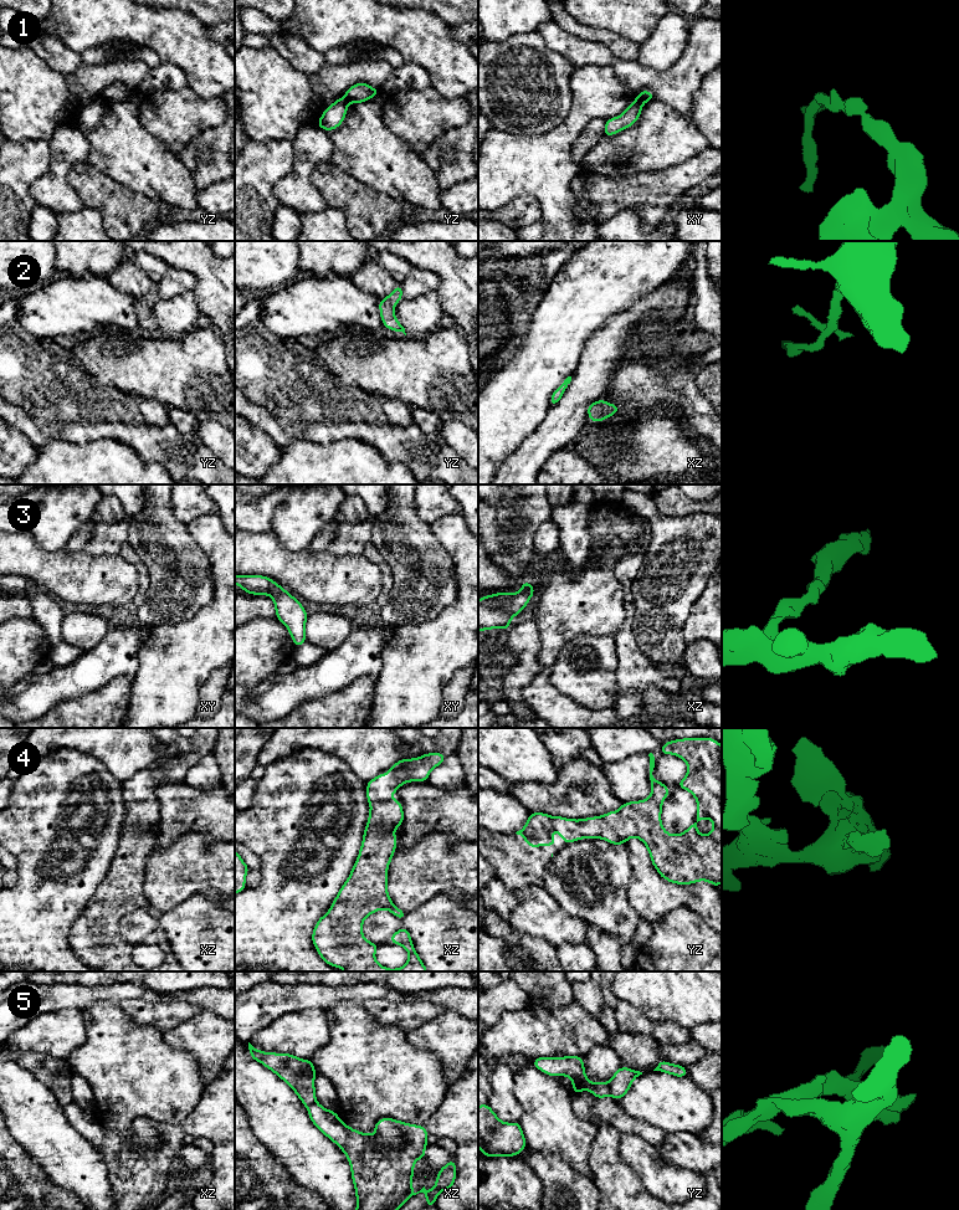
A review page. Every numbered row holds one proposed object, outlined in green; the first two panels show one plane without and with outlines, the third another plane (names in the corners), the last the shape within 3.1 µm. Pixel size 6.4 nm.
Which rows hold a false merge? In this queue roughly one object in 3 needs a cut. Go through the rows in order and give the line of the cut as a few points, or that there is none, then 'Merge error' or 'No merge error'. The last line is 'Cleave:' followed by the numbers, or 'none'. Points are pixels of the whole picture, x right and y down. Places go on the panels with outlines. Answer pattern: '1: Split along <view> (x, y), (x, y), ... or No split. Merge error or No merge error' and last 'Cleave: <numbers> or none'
1: Split along xy (637, 96), (644, 102). Merge error
2: No split. No merge error
3: No split. No merge error
4: No split. No merge error
5: Split along yz (609, 1082), (610, 1095). Merge error
Cleave: 1, 5

